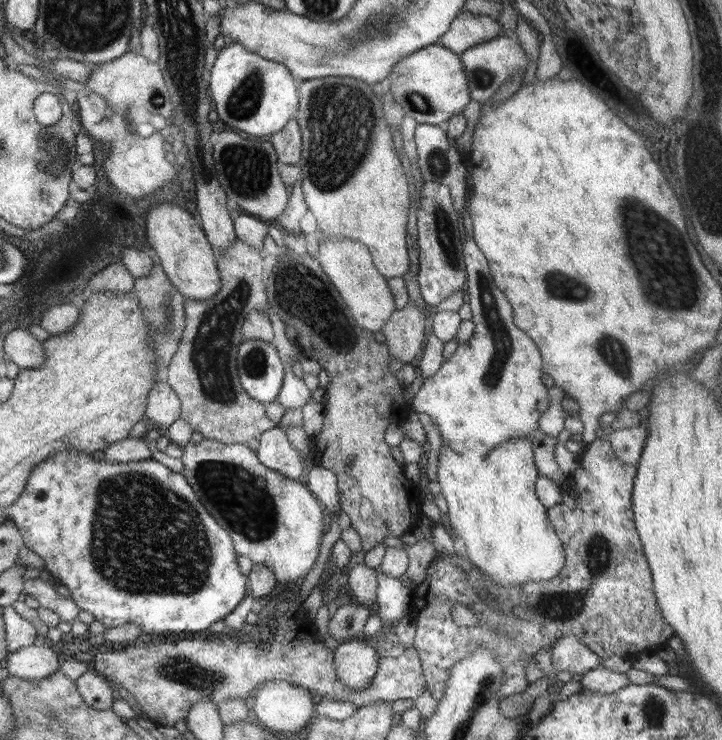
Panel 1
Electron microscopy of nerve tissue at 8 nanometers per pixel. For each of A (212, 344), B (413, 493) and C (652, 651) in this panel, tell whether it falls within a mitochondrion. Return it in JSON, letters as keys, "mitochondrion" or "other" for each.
{"A":"mitochondrion","B":"other","C":"other"}

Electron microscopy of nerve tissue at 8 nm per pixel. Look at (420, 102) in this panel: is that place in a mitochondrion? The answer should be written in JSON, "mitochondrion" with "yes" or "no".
{"mitochondrion":"yes"}

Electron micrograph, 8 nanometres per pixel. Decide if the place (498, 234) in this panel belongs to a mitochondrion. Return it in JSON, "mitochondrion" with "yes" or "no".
{"mitochondrion":"no"}

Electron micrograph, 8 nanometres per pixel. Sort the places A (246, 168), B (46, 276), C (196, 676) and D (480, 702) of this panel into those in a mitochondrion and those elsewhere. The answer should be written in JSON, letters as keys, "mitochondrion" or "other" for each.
{"A":"mitochondrion","B":"other","C":"mitochondrion","D":"mitochondrion"}

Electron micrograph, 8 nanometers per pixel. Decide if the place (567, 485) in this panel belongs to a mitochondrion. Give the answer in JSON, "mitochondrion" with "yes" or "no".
{"mitochondrion":"no"}

